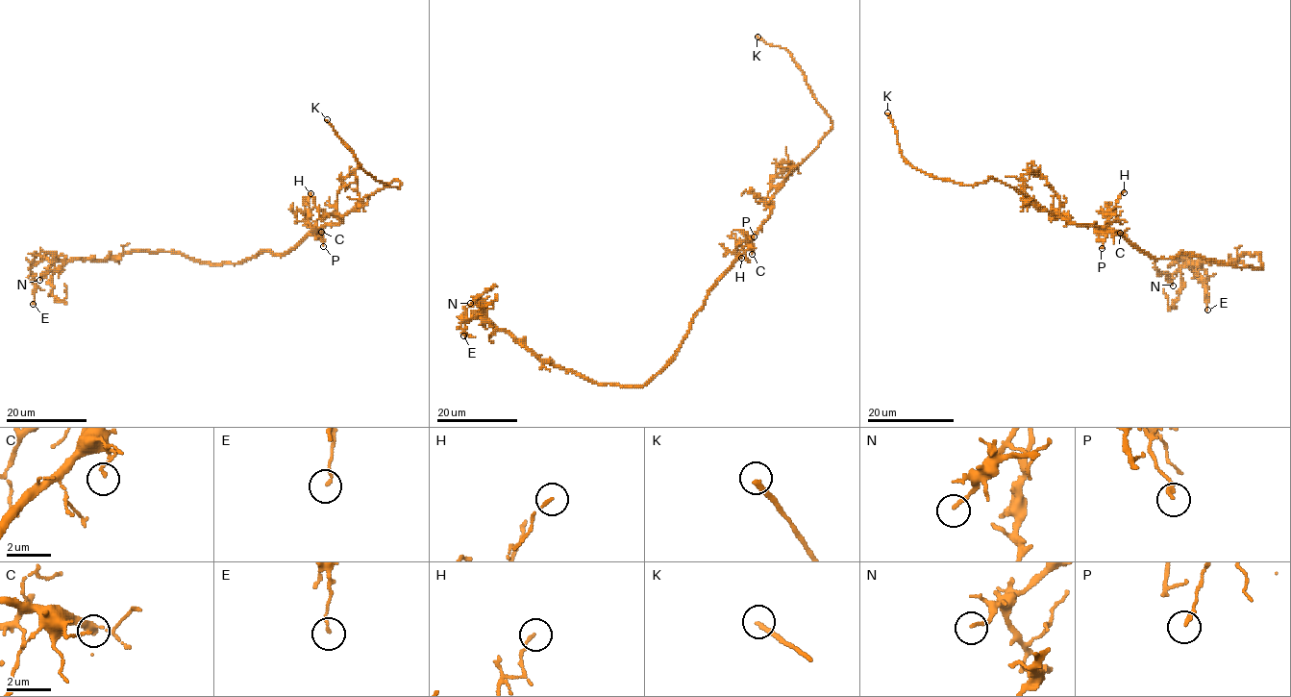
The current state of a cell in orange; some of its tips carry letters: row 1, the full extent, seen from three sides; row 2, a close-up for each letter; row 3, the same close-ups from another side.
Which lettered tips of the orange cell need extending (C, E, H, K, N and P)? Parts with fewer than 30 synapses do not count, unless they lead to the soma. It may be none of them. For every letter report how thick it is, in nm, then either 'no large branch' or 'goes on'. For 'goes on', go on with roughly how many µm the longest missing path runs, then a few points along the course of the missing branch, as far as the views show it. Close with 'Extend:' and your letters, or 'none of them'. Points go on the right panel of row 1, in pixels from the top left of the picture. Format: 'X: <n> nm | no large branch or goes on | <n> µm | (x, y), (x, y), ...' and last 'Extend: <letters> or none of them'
C: 130 nm | no large branch
E: 110 nm | no large branch
H: 110 nm | no large branch
K: 200 nm | goes on | 20 µm | (887, 112), (883, 90), (877, 75), (877, 64), (882, 57)
N: 140 nm | no large branch
P: 160 nm | no large branch
Extend: K

